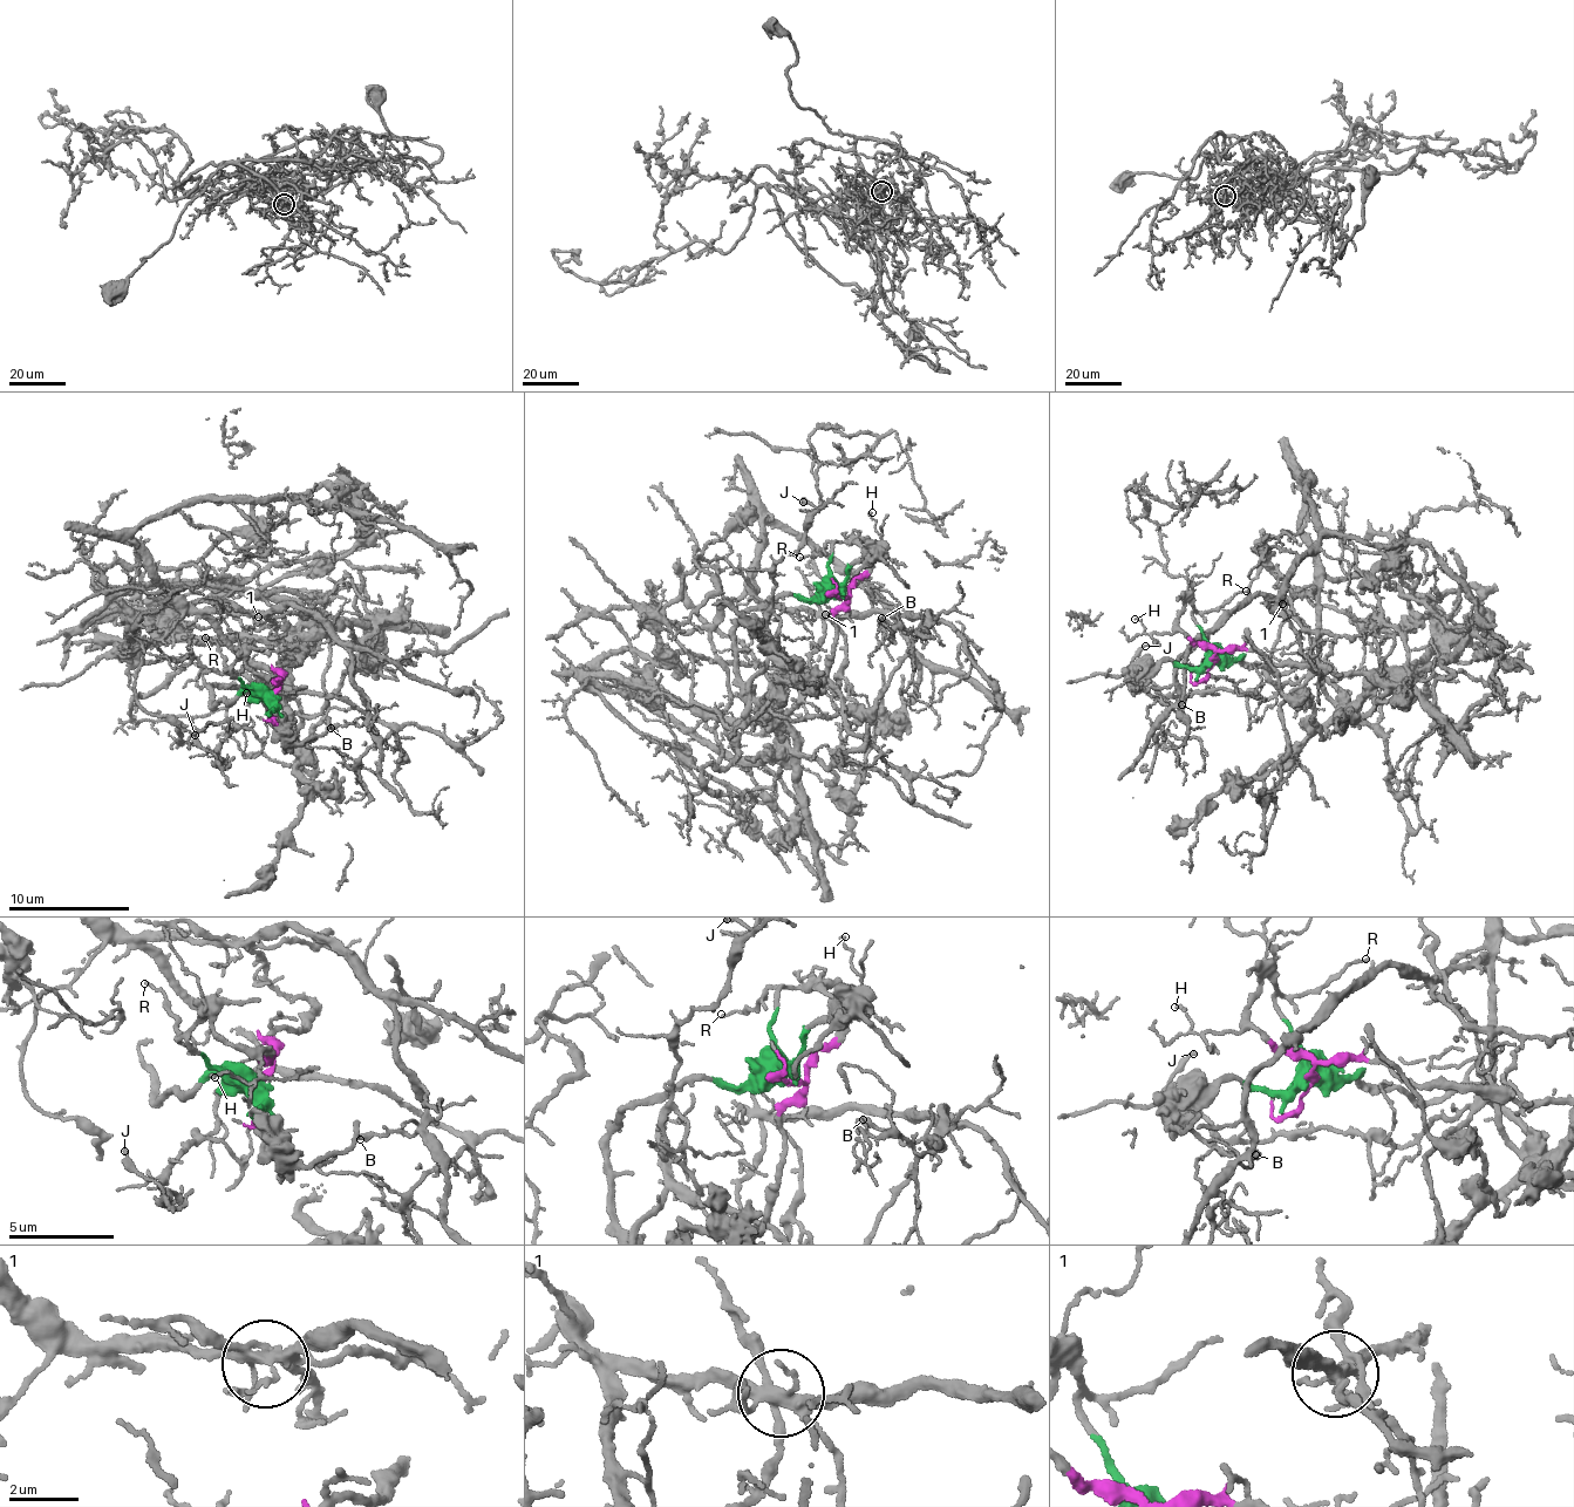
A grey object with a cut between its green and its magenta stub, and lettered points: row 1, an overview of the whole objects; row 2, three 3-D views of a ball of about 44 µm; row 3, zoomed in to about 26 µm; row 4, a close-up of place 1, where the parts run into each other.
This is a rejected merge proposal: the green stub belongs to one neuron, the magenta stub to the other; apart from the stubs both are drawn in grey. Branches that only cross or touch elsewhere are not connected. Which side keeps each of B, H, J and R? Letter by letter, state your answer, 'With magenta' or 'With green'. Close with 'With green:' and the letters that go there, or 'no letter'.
B: With green
H: With magenta
J: With green
R: With green
With green: B, J, R

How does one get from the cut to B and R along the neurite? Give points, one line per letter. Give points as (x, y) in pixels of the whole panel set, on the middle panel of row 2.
B: (836, 597), (747, 612), (743, 681), (767, 665), (769, 608), (931, 612), (921, 633), (881, 616)
R: (836, 597), (831, 545), (812, 558), (799, 558)

